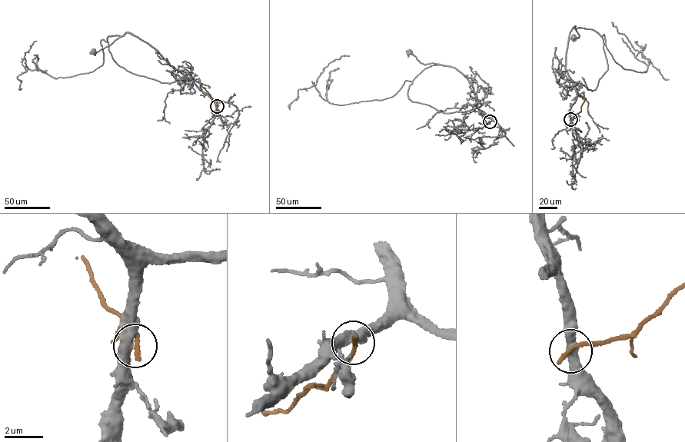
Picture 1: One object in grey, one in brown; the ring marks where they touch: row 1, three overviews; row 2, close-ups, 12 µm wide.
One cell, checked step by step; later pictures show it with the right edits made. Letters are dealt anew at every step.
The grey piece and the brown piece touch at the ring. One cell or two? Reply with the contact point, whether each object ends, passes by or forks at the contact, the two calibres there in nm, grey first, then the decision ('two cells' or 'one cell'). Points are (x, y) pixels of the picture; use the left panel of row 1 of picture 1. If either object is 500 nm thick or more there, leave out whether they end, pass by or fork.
at (217, 106); grey passes by; brown ends there; 480 nm thick on the grey side, 280 nm on the other; two cells

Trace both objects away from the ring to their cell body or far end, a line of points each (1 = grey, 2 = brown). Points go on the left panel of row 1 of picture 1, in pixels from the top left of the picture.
1: (217, 106), (216, 101), (194, 81), (131, 33), (126, 32), (94, 51)
2: (217, 106), (201, 85)

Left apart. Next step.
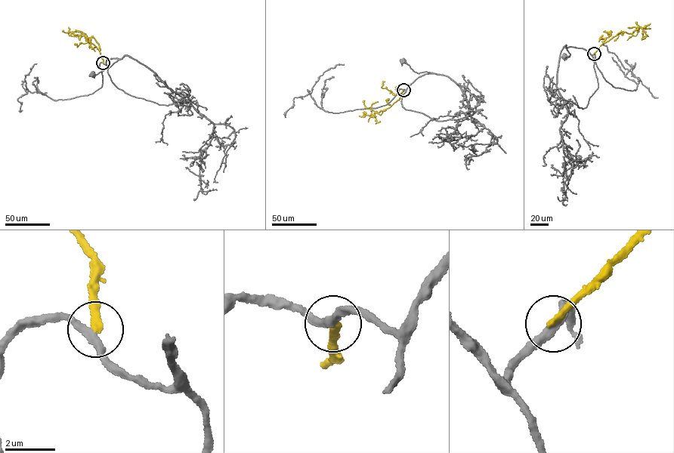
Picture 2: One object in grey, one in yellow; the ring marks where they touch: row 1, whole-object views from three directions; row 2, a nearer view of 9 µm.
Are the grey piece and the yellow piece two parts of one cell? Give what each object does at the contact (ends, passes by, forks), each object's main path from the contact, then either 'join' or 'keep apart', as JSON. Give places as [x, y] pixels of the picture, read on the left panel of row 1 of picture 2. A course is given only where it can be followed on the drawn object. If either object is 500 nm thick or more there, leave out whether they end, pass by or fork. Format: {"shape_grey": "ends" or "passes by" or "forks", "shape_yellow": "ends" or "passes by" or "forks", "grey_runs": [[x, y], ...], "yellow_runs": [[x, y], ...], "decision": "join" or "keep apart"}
{"shape_grey": "passes by", "shape_yellow": "ends", "grey_runs": [[103, 63], [106, 64], [108, 59], [121, 59], [93, 74]], "yellow_runs": [[103, 63], [99, 47], [93, 37], [85, 37], [79, 31], [73, 32], [78, 34]], "decision": "keep apart"}

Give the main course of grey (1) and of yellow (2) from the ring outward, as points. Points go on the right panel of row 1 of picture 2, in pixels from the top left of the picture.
1: (594, 53), (592, 56), (585, 50), (570, 47), (566, 47), (570, 55), (564, 57)
2: (594, 53), (603, 42), (618, 33), (632, 33), (638, 27), (643, 28), (628, 27)

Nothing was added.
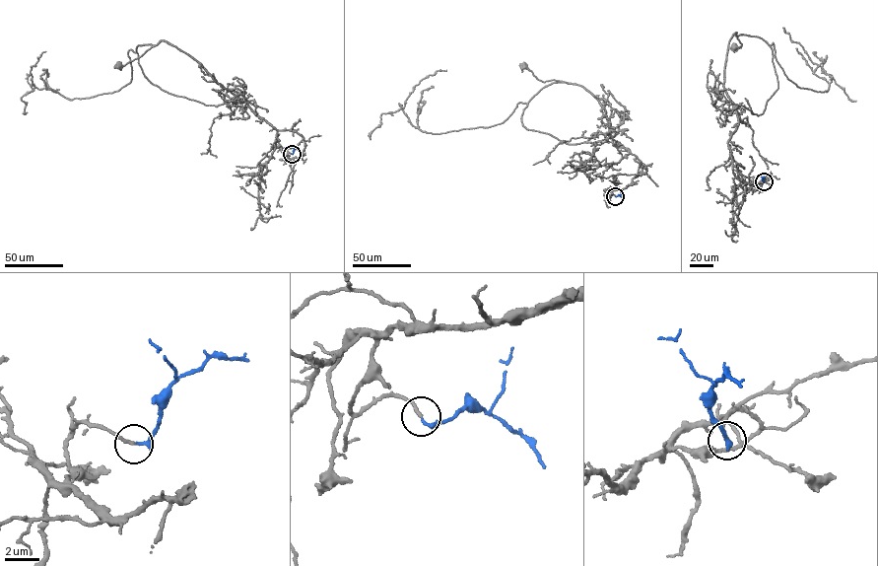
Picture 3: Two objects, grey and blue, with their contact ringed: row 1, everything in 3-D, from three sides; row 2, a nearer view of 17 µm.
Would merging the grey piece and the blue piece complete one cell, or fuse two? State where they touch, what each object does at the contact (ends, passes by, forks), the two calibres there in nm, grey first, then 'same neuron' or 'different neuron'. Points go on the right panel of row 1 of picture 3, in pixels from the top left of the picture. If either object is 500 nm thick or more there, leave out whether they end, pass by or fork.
at (764, 181); grey ends there; blue ends there; 200 nm thick on the grey side, 200 nm on the other; same neuron

